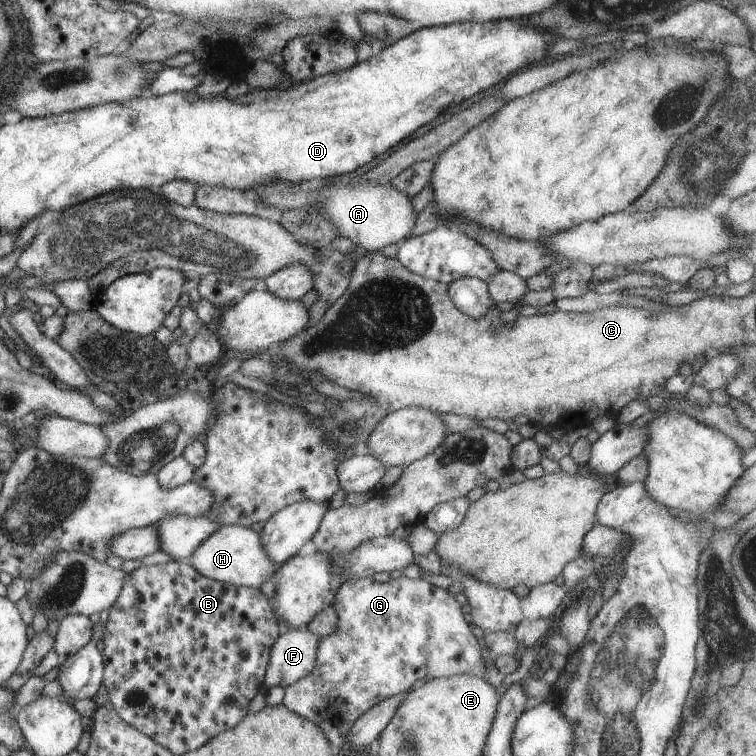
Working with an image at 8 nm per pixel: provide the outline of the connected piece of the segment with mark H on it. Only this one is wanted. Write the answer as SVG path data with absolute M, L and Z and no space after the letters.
M221 525L185 560L197 573L213 581L223 582L235 587L259 589L264 581L275 575L279 567L274 565L264 553L260 534L250 527Z

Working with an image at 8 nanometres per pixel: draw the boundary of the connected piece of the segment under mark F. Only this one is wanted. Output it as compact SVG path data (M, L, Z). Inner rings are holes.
M303 627L281 631L280 636L273 642L269 652L269 661L263 680L266 689L268 690L274 686L285 688L309 675L316 666L320 638Z

